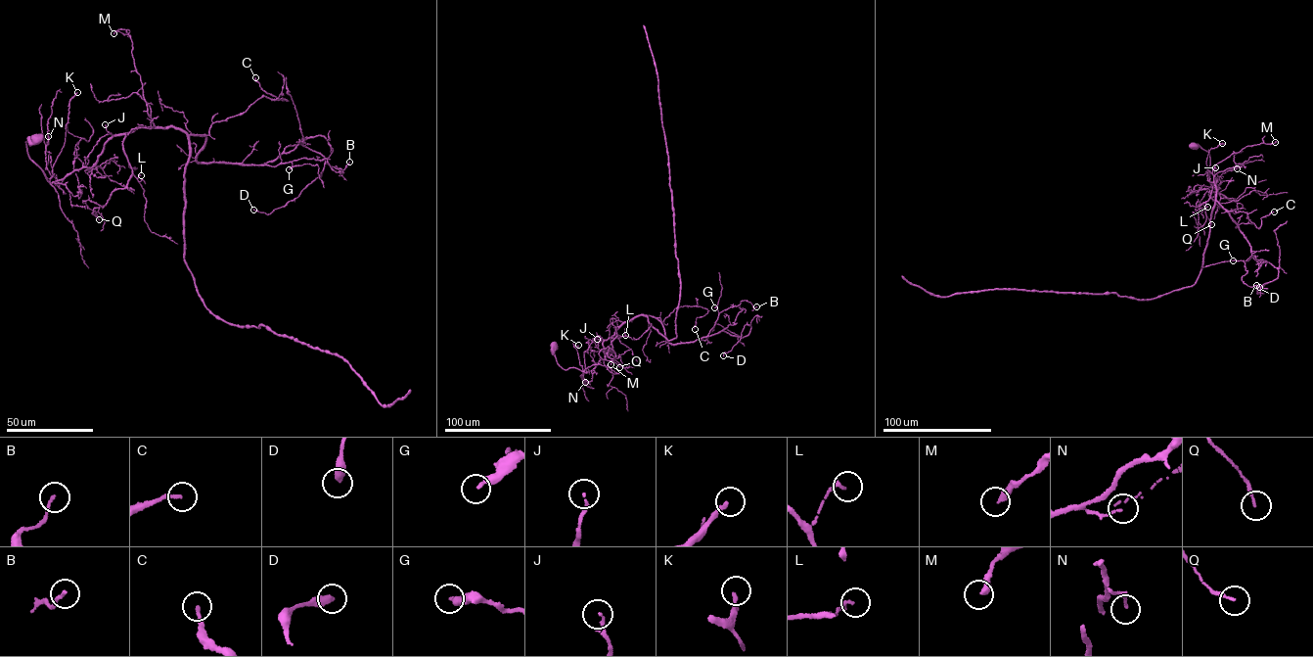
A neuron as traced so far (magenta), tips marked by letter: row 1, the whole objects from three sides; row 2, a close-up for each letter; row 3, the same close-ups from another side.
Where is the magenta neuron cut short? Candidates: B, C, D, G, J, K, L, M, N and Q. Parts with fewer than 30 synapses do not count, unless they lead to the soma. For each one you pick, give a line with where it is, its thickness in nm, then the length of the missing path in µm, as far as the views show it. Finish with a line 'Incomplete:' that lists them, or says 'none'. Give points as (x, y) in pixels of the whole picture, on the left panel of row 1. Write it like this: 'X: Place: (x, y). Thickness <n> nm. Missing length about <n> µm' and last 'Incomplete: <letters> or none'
Incomplete: none

